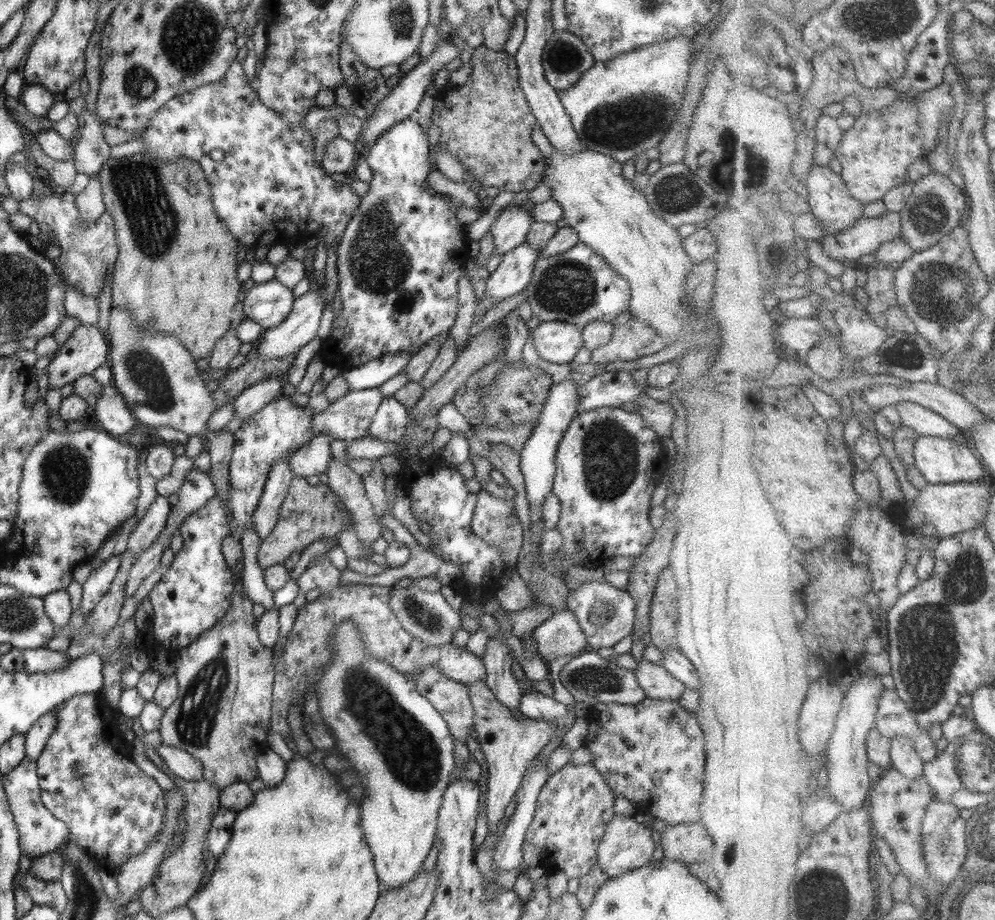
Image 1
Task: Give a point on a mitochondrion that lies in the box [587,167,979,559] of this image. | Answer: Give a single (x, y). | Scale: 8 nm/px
(940, 292)

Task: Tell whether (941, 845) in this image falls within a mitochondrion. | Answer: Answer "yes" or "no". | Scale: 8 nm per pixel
yes

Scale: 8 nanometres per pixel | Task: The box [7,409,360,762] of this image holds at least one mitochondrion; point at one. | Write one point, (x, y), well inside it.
(203, 697)

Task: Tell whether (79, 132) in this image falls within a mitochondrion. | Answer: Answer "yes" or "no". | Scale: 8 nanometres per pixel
no

